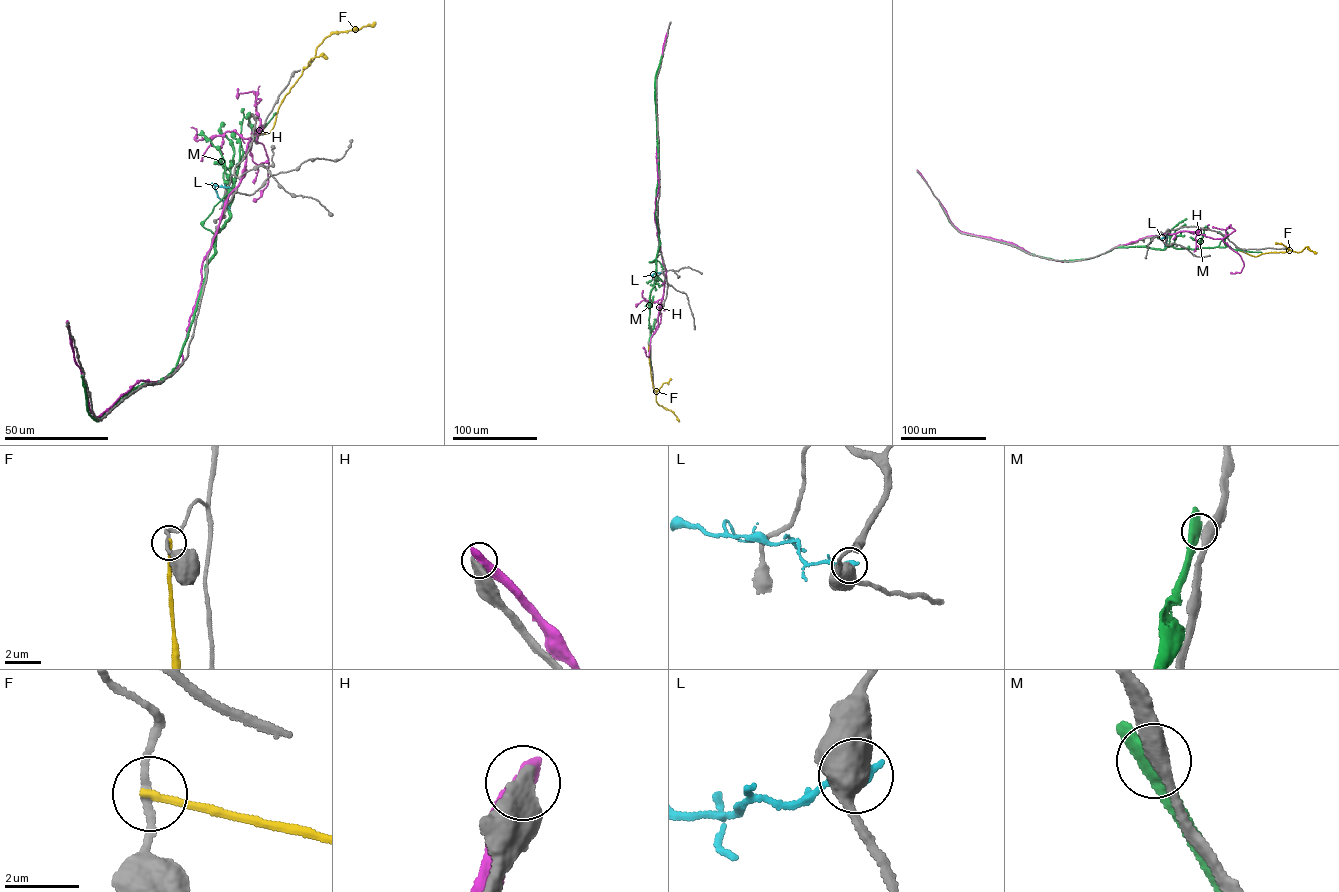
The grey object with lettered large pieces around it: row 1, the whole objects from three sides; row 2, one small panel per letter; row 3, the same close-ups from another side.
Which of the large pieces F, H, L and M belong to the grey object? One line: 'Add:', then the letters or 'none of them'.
Add: none of them

